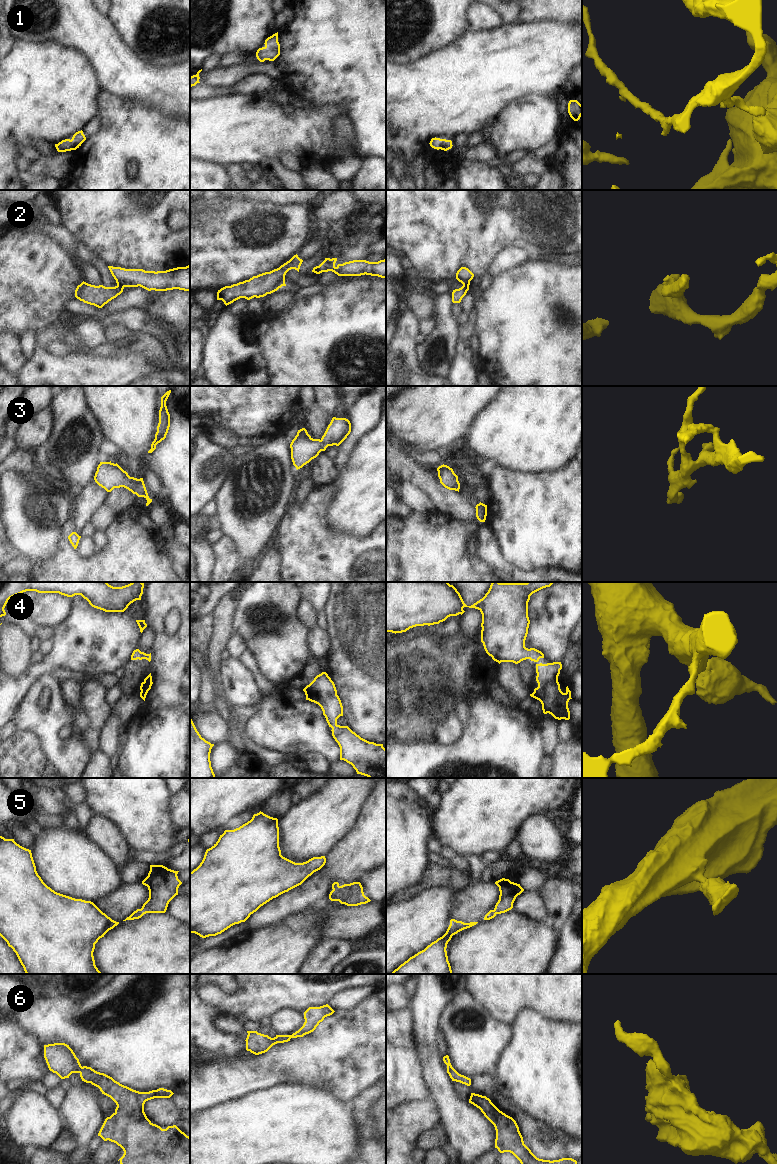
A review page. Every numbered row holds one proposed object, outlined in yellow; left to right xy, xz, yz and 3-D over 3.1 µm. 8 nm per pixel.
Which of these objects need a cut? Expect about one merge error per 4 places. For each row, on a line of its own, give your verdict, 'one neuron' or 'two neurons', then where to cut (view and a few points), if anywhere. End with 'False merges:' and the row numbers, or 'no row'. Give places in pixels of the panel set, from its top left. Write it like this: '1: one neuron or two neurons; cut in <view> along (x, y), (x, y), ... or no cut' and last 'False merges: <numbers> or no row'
1: one neuron; no cut
2: two neurons; cut in xy along (117, 284), (123, 287)
3: one neuron; no cut
4: one neuron; no cut
5: one neuron; no cut
6: one neuron; no cut
False merges: 2

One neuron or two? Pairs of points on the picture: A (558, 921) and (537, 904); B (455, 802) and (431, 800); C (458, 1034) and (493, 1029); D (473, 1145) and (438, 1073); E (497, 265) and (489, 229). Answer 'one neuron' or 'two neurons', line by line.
A: two neurons
B: two neurons
C: one neuron
D: one neuron
E: two neurons

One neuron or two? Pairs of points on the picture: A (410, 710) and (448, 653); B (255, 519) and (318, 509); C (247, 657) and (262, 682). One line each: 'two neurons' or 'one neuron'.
A: one neuron
B: two neurons
C: one neuron

